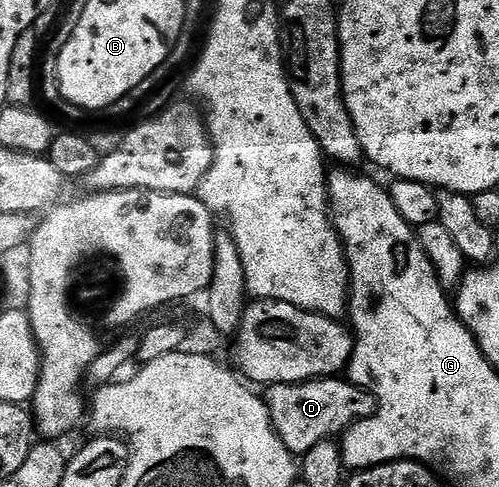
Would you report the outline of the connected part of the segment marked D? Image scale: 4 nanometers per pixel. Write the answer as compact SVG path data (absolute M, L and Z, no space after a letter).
M343 377L311 379L307 383L273 383L266 388L265 402L271 426L281 437L285 449L301 457L325 439L334 440L358 419L375 414L374 395L365 387L356 387Z

